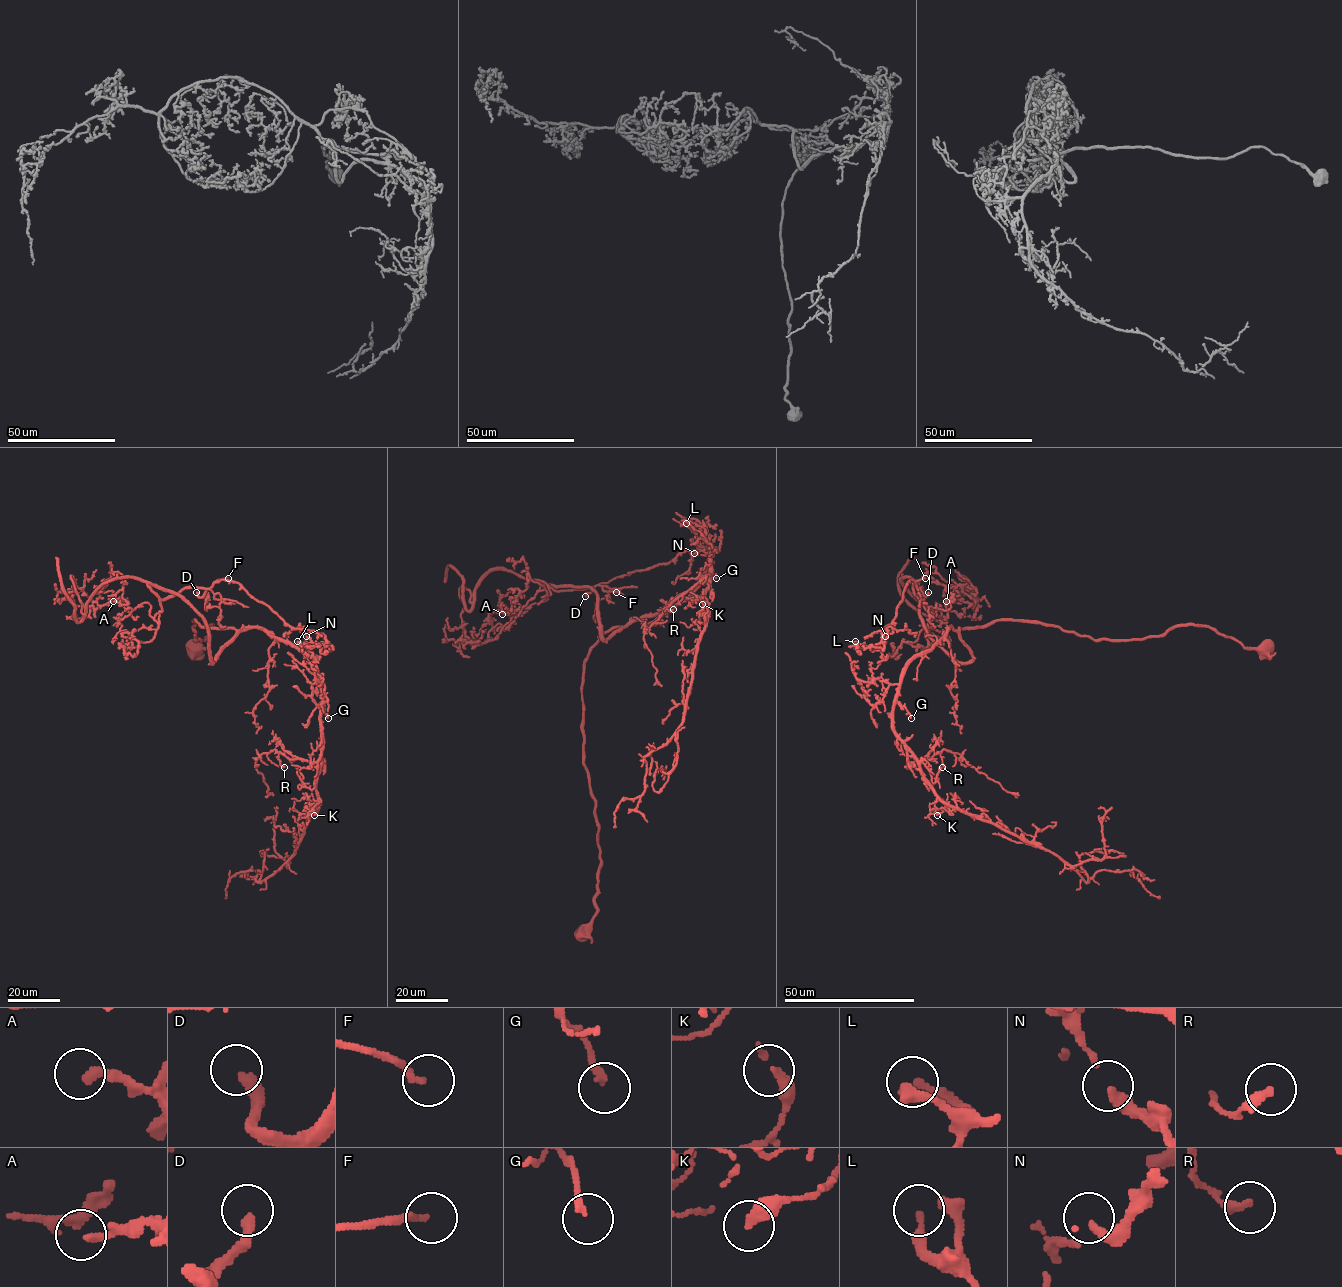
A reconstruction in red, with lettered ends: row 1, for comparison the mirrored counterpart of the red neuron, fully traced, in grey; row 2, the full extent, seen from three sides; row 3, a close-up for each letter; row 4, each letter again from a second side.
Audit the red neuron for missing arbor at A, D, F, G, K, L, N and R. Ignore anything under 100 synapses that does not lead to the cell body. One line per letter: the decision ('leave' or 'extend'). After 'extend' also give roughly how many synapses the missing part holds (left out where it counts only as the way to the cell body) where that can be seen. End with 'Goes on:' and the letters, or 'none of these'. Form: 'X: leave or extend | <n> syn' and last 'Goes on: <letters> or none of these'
A: leave
D: extend | 120 syn
F: leave
G: leave
K: leave
L: leave
N: leave
R: leave
Goes on: D

